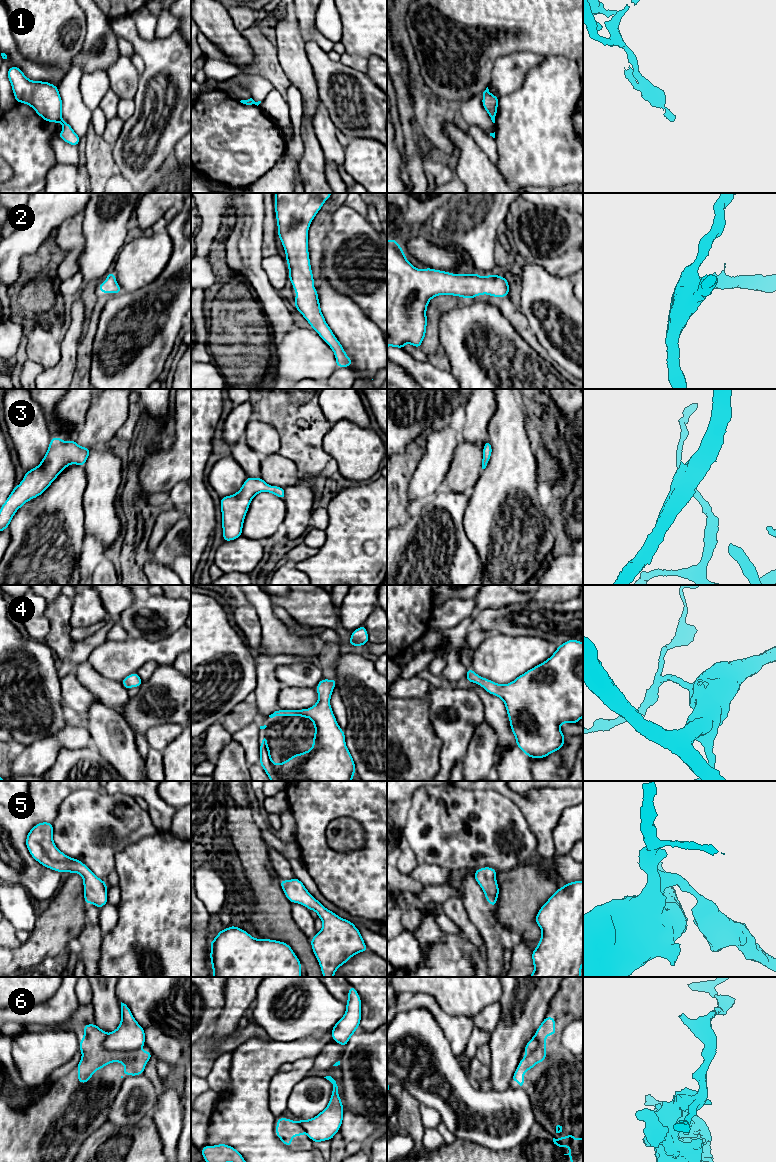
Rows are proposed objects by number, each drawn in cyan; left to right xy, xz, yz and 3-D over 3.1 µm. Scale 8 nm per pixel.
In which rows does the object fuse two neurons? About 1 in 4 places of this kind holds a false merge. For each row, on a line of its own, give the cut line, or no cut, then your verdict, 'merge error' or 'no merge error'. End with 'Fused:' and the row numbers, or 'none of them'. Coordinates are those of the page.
1: xy (61, 118), (56, 122) | merge error
2: no cut | no merge error
3: no cut | no merge error
4: no cut | no merge error
5: no cut | no merge error
6: xy (102, 1043), (105, 1048), (111, 1050), (138, 1050) | merge error
Fused: 1, 6

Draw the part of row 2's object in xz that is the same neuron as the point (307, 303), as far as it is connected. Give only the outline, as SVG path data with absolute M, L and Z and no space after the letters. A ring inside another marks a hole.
M275 193L275 213L280 238L286 253L286 261L289 269L289 280L293 284L295 296L295 308L311 325L318 335L330 346L336 358L337 367L349 367L353 361L347 356L344 348L335 337L334 333L325 321L320 309L317 289L313 287L314 277L308 251L308 229L318 211L332 193Z

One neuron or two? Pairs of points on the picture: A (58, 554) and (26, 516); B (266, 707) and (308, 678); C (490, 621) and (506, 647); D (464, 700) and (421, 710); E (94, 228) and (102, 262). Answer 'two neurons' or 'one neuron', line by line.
A: one neuron
B: two neurons
C: two neurons
D: two neurons
E: one neuron

